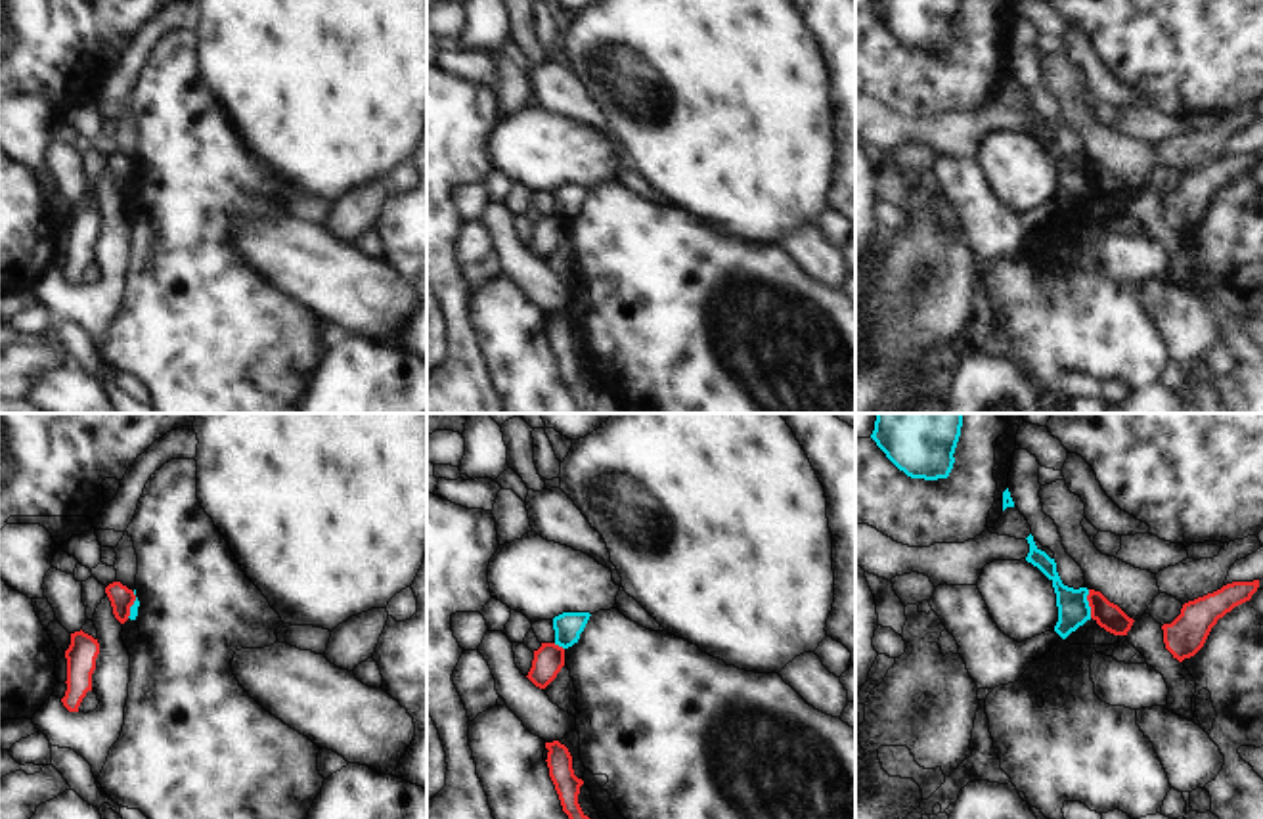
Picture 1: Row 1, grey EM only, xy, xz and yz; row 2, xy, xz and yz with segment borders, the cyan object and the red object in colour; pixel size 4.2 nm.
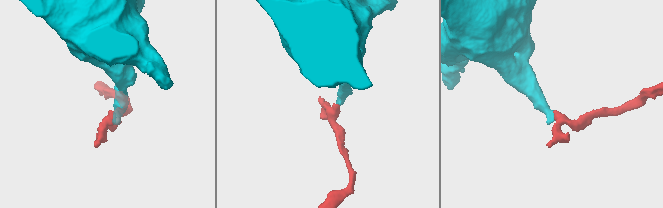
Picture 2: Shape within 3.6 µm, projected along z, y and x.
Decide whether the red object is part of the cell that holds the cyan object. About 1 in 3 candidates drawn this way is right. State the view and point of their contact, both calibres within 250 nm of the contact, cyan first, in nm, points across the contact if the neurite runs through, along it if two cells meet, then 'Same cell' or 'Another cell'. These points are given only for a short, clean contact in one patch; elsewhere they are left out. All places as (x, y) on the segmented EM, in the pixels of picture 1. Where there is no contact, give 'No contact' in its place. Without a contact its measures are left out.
Touches cyan at yz (1087, 603). Thickness 140 nm (cyan) against 110 nm. Boundary: yz (1087, 590), (1091, 617). Another cell

